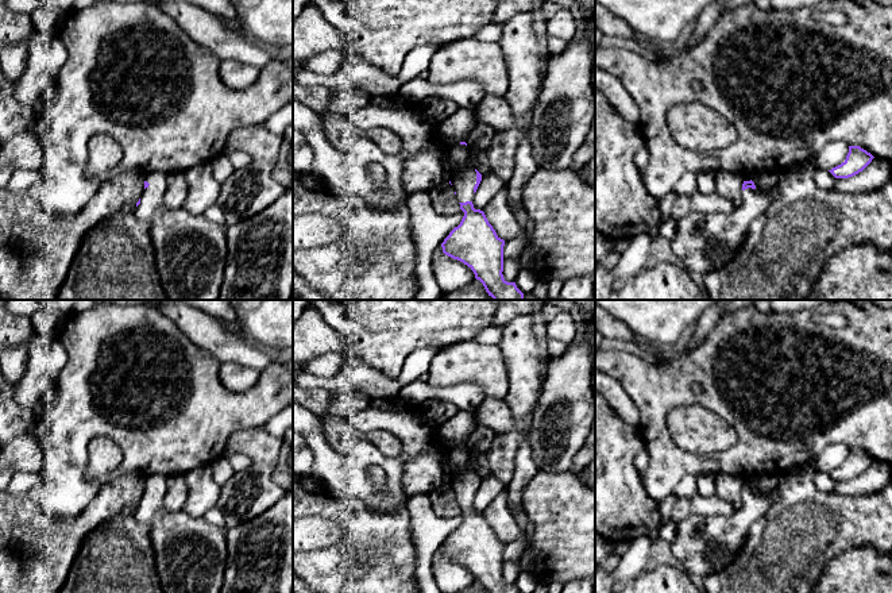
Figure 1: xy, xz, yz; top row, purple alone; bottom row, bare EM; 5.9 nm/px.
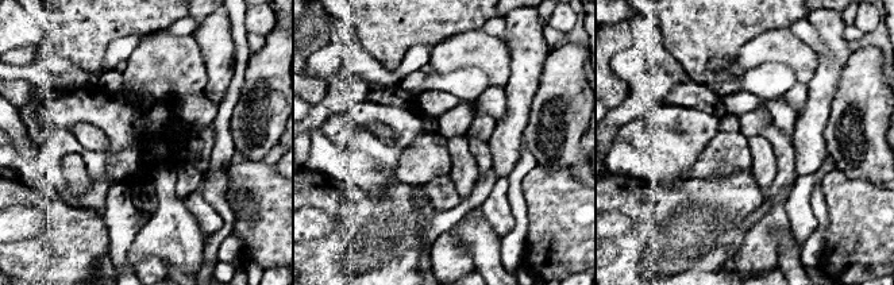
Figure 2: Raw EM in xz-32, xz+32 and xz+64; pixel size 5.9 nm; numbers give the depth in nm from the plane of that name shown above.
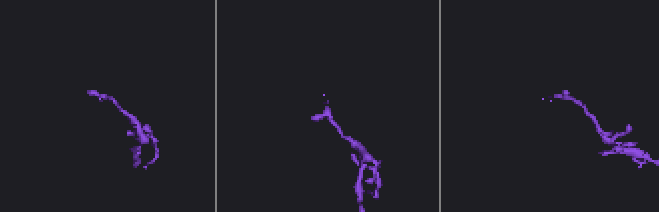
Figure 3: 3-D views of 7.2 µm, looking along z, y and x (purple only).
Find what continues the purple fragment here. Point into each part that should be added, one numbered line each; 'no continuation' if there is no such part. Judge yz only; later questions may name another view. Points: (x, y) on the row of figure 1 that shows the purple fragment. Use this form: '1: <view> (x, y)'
1: yz (703, 242)

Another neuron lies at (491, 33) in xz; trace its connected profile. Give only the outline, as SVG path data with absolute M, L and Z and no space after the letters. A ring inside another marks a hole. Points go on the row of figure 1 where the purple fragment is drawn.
M490 23L490 24L482 27L474 38L478 41L482 41L482 42L498 43L502 38L502 26Z

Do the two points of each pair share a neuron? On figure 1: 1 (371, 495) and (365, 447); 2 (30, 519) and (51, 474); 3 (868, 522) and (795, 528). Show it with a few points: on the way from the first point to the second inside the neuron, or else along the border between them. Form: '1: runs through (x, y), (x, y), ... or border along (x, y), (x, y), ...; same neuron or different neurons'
1: runs through (360, 482), (360, 459); same neuron
2: border along (42, 507), (49, 513), (72, 518); different neurons
3: runs through (850, 522), (826, 523), (813, 527); same neuron

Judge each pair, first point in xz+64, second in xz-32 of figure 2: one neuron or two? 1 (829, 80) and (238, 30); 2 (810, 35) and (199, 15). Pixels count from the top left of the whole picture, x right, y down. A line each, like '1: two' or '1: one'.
1: two
2: two

